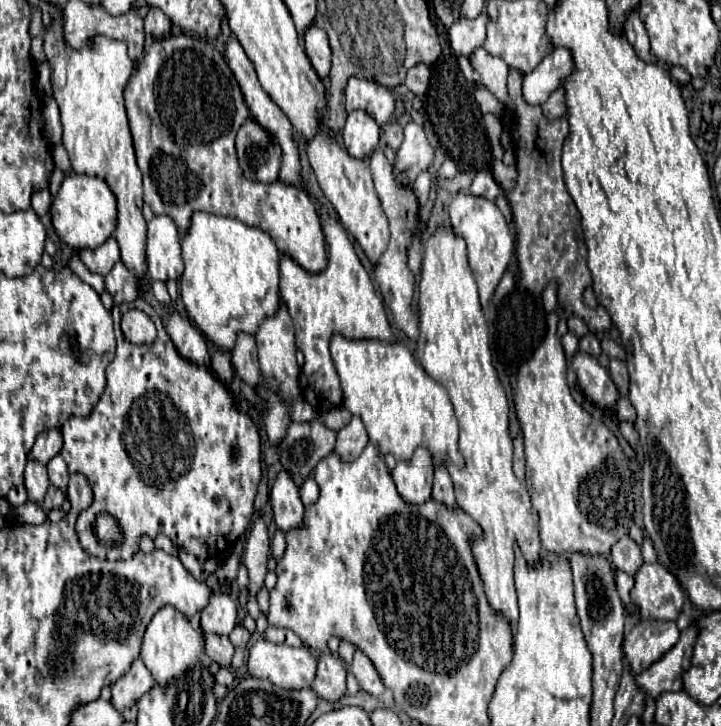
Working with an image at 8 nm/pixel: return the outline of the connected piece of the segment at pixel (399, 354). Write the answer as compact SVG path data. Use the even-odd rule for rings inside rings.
M335 332L331 336L331 358L341 378L343 406L363 420L369 440L379 444L383 454L409 460L417 446L425 446L441 460L463 464L457 450L457 420L451 400L445 388L415 362L407 346L381 340L349 340Z

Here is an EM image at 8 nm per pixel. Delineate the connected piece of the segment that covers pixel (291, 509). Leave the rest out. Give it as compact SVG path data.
M281 470L277 474L269 500L273 506L273 514L275 514L275 524L285 534L305 524L305 506L301 502L299 486L293 482L287 470Z

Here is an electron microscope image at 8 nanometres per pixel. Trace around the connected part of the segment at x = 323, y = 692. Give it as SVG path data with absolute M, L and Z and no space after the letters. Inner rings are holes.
M323 652L317 658L317 674L311 688L323 700L339 700L345 694L345 666L339 656Z

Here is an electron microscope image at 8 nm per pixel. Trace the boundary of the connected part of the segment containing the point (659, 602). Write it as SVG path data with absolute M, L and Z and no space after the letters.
M661 562L643 564L635 574L631 600L639 604L639 616L653 620L675 620L683 608L687 594L675 574Z

